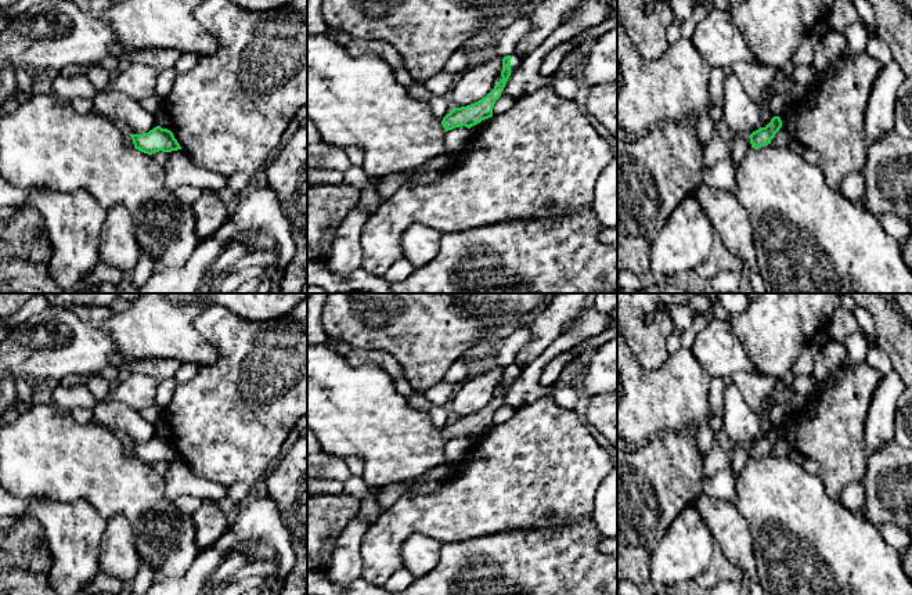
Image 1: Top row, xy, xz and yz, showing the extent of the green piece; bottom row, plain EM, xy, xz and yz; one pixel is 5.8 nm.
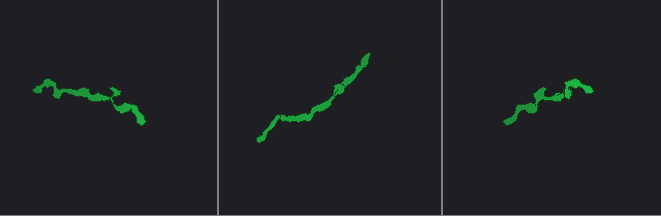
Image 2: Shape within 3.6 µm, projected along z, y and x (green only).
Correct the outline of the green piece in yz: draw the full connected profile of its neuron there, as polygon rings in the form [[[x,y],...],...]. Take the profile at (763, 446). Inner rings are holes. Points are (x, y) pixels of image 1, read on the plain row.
[[[774,426],[771,432],[765,437],[760,437],[758,440],[753,441],[749,448],[751,458],[758,459],[764,455],[771,454],[771,450],[782,437],[782,430],[779,426]]]

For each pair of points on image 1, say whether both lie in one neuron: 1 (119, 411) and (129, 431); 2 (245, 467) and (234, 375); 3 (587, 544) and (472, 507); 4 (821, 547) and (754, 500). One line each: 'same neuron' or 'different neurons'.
1: same neuron
2: same neuron
3: different neurons
4: same neuron

